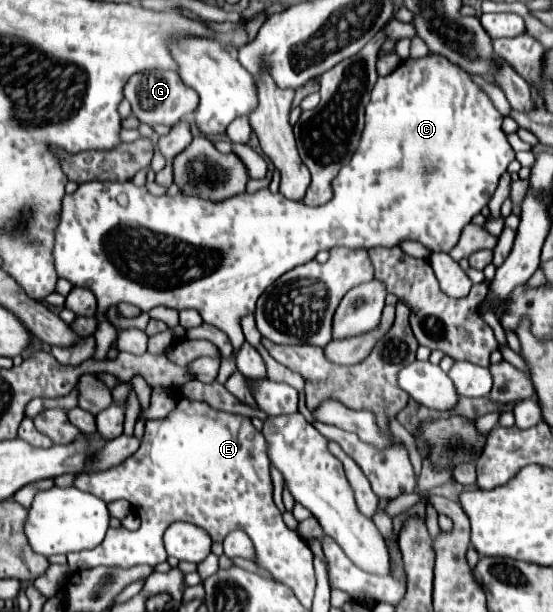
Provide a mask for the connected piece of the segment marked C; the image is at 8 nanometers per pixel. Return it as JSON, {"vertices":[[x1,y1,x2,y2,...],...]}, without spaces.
{"vertices":[[430,53,428,57,422,59,406,59,402,61,402,65,398,65,398,69,394,69,390,75,386,77,378,77,374,89,372,89,372,99,366,105,366,123,364,123,364,131,362,131,362,139,360,145,356,149,356,153,352,155,350,163,344,165,340,169,340,173,334,177,332,187,334,187,334,197,332,201,328,201,322,207,302,207,286,197,282,197,280,193,274,195,268,189,262,189,258,193,240,193,234,195,226,201,206,201,198,195,194,197,186,197,186,193,178,193,174,197,170,195,162,195,156,197,152,195,146,185,144,187,136,187,132,181,126,183,114,183,114,181,90,181,90,183,82,183,72,195,66,195,62,201,62,213,60,213,60,223,54,231,54,249,52,249,52,257,54,257,54,267,58,271,58,277,68,279,72,285,76,287,86,287,92,289,96,299,98,299,98,329,94,334,96,339,96,349,93,359,102,360,106,355,118,336,116,328,103,318,110,305,128,301,132,305,138,305,142,311,150,311,152,307,164,305,164,307,172,307,172,309,198,309,204,323,214,325,218,329,222,329,232,345,234,345,234,353,236,349,244,343,244,333,240,329,240,317,254,313,256,301,258,297,264,293,264,289,268,285,272,285,280,275,284,275,286,271,308,263,316,257,318,251,330,251,334,247,348,247,348,249,372,249,372,247,394,247,400,245,402,241,420,241,422,245,426,245,430,251,450,251,458,239,462,229,472,221,474,215,478,215,482,211,482,207,488,205,488,201,492,199,500,177,504,175,506,167,510,165,510,161,514,161,514,149,510,147,506,133,502,133,502,115,498,113,498,109,492,105,492,101,488,99,488,95,470,79,470,75,464,69,458,69,458,65,450,63,446,57]]}

